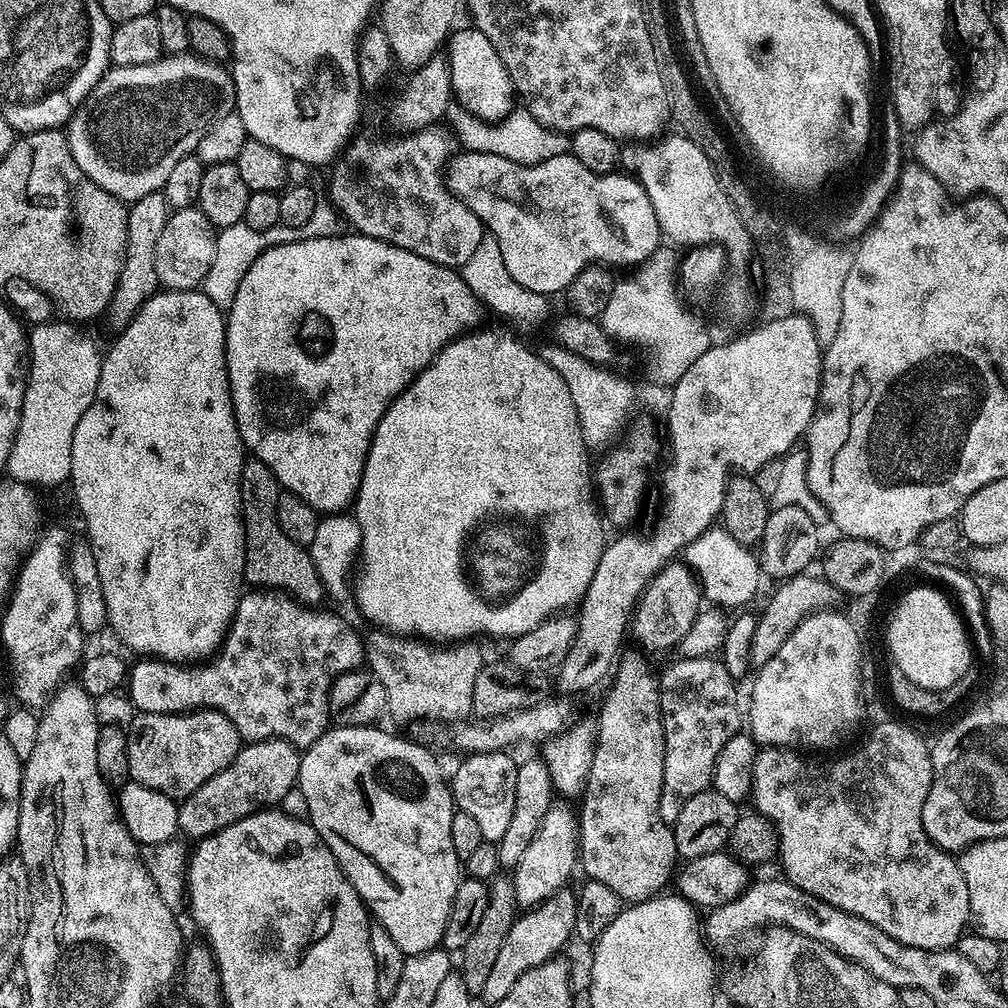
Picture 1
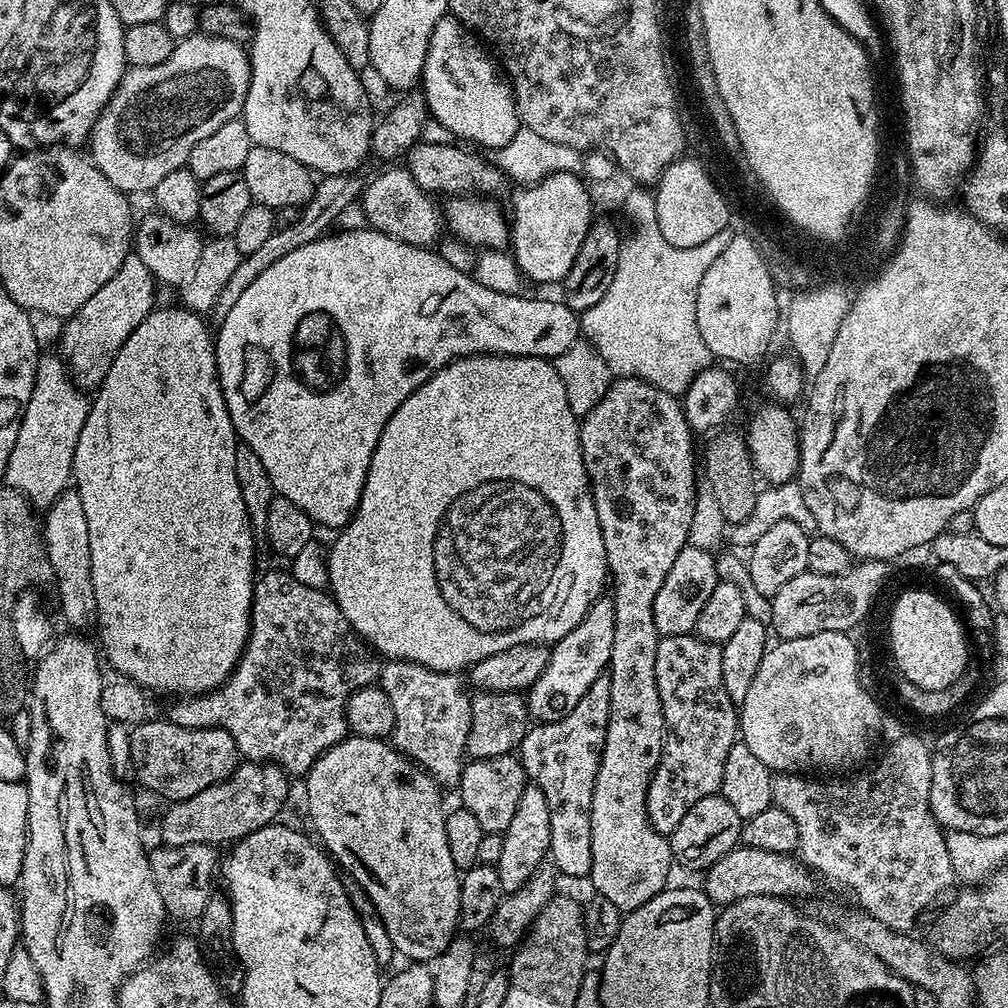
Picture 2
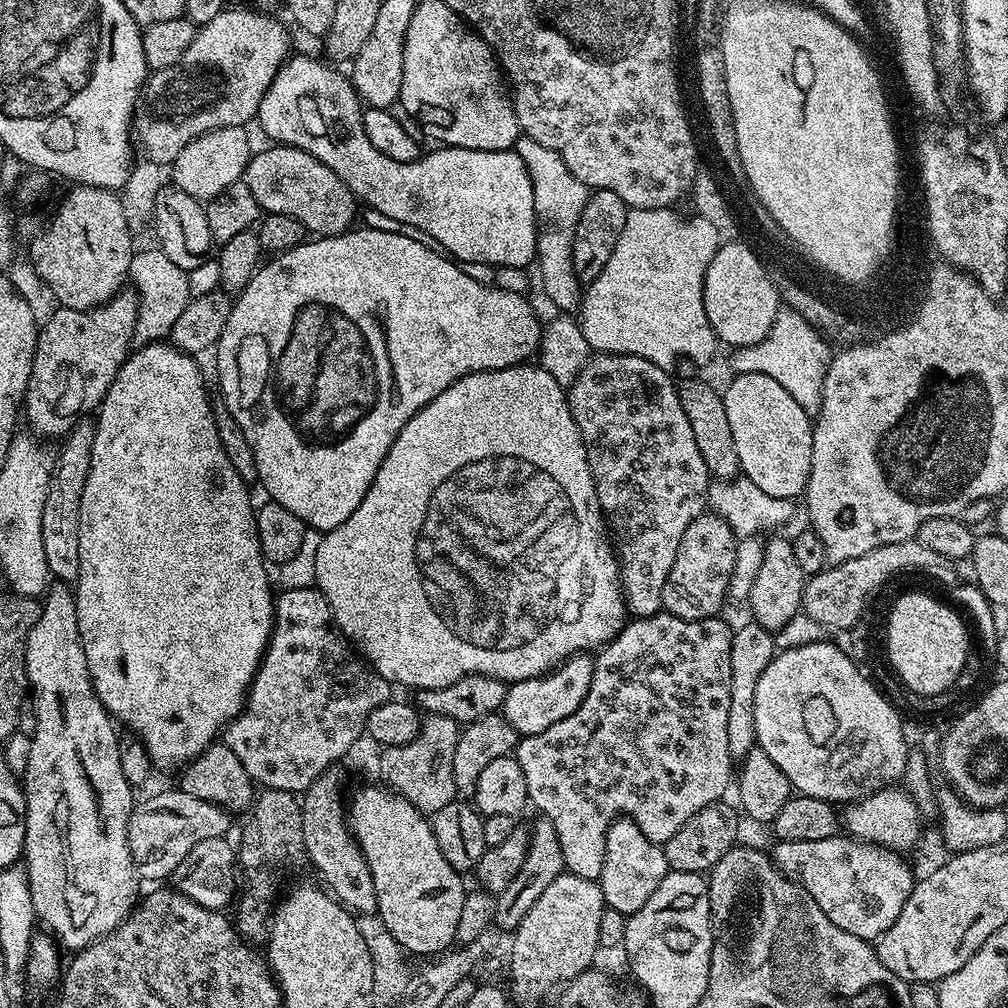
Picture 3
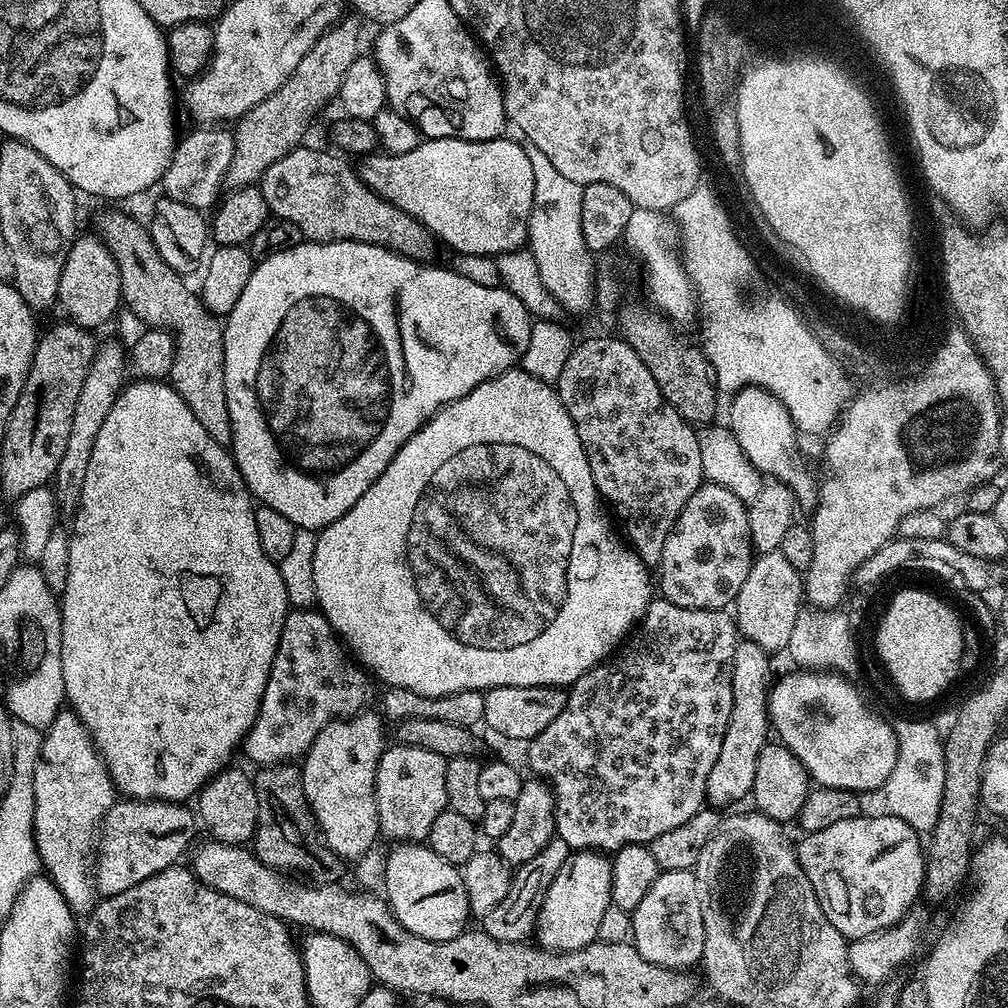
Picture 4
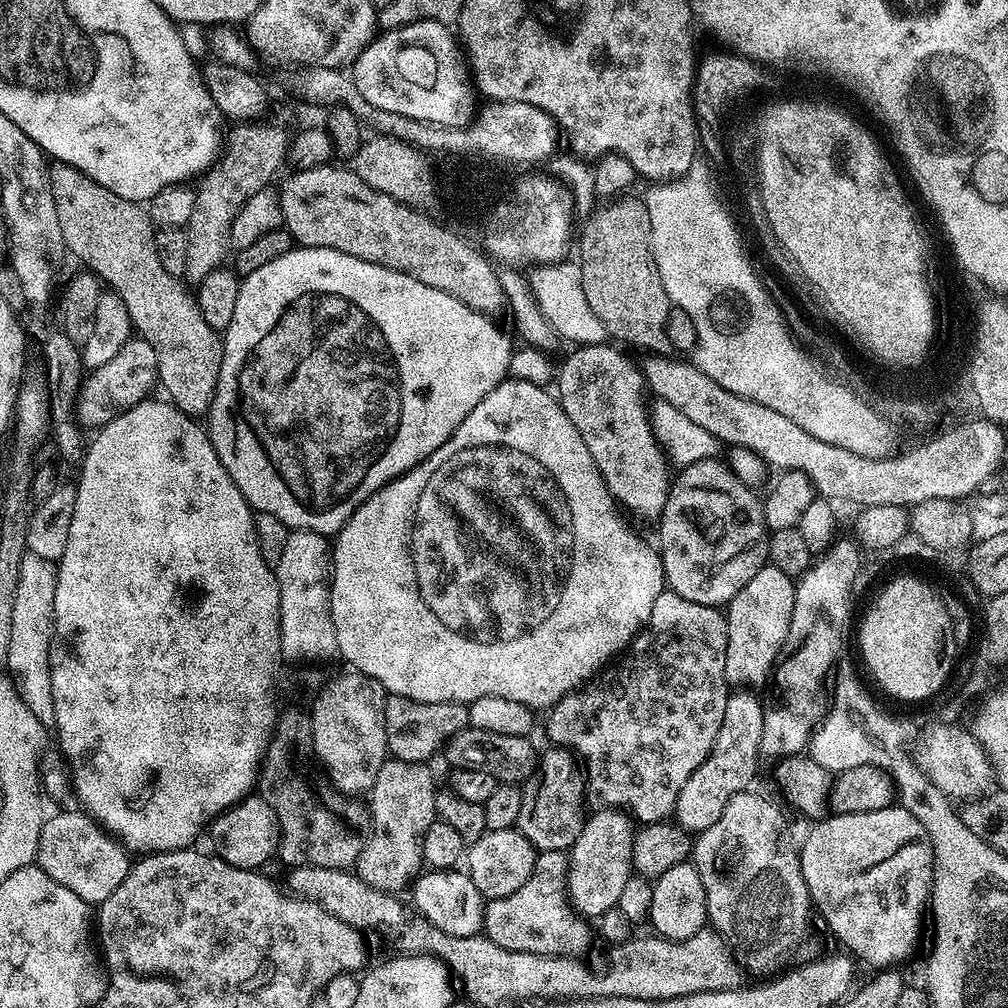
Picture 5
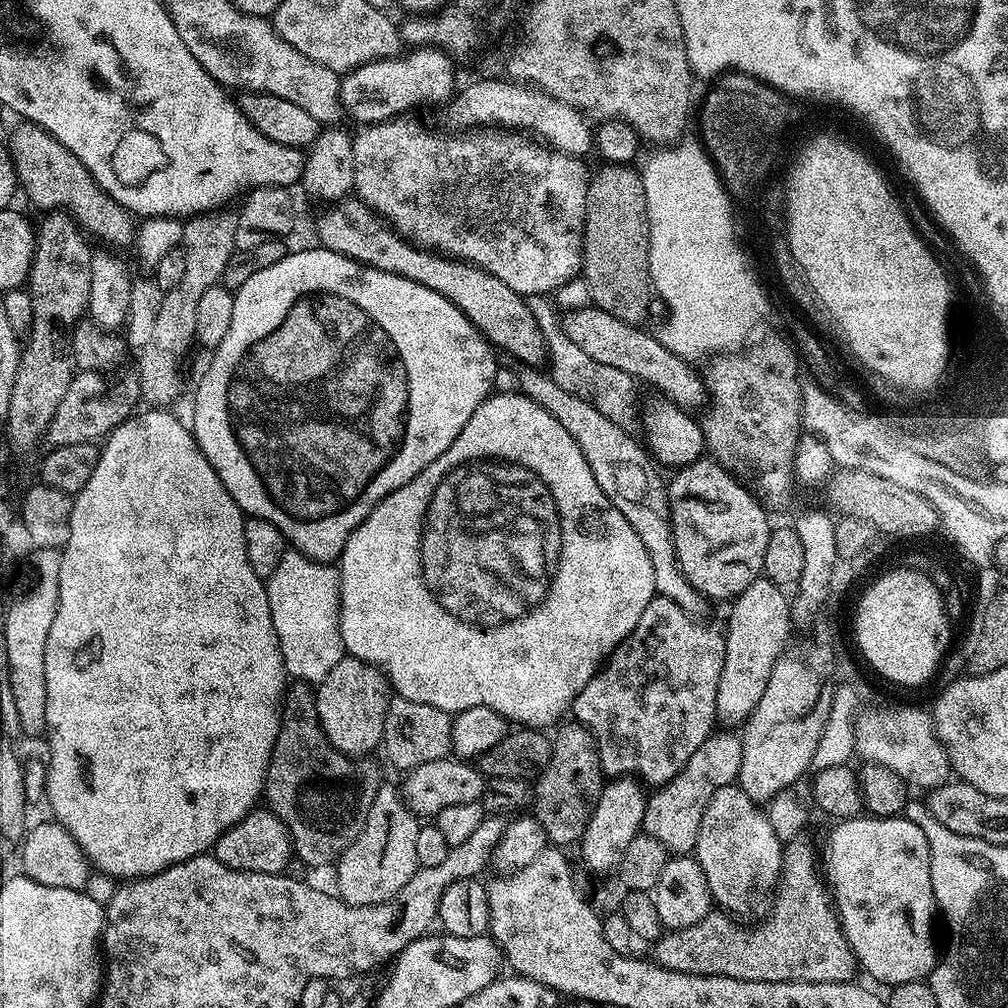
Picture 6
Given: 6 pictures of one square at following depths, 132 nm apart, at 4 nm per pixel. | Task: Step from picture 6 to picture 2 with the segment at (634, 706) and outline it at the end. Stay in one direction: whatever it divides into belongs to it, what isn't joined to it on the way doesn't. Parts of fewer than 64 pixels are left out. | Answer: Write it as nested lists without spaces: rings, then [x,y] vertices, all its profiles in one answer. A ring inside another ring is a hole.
[[[696,634],[687,636],[661,636],[658,654],[654,658],[654,674],[658,682],[658,694],[662,698],[664,715],[664,749],[654,774],[648,779],[646,806],[648,817],[658,834],[671,836],[678,822],[694,806],[694,802],[707,796],[715,796],[722,786],[722,769],[726,766],[726,754],[738,740],[738,706],[726,694],[722,682],[721,645],[700,639]],[[606,674],[598,677],[594,686],[590,686],[590,690],[582,694],[582,702],[578,702],[578,706],[574,706],[574,710],[570,710],[566,718],[558,718],[549,724],[533,723],[518,749],[518,759],[524,767],[525,777],[536,784],[542,794],[546,794],[546,806],[550,806],[548,856],[551,867],[561,877],[587,877],[592,870],[590,806],[604,749],[611,681]]]

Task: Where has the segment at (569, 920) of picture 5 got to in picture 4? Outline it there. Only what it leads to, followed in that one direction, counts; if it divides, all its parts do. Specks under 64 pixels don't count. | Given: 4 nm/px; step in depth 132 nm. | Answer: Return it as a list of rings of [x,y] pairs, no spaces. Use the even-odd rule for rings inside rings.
[[[554,838],[549,844],[542,846],[542,850],[538,850],[538,854],[530,858],[530,862],[519,865],[511,877],[509,892],[505,898],[495,906],[494,910],[490,910],[482,917],[482,930],[485,934],[498,942],[519,944],[527,941],[536,931],[536,919],[546,898],[546,890],[550,890],[550,882],[554,882],[558,870],[562,870],[569,855],[570,850],[566,842]]]

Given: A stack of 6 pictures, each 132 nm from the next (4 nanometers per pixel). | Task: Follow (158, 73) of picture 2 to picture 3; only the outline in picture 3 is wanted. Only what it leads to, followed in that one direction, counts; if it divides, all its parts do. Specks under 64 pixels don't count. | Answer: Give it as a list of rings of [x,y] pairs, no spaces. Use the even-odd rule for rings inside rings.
[[[228,6],[213,21],[197,31],[194,42],[170,66],[161,72],[152,72],[144,81],[132,117],[135,143],[144,151],[143,159],[171,165],[182,150],[196,136],[204,135],[220,127],[244,126],[255,117],[262,98],[274,80],[278,70],[289,59],[288,32],[272,14],[257,12],[247,6]]]

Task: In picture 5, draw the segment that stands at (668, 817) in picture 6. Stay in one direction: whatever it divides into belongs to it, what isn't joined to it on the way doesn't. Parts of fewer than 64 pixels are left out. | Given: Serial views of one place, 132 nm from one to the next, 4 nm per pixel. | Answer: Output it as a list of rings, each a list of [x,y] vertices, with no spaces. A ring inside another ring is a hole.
[[[736,690],[729,695],[726,702],[726,718],[722,718],[722,730],[718,730],[718,738],[702,766],[686,778],[686,786],[682,786],[682,794],[676,803],[675,819],[683,828],[693,834],[705,832],[718,818],[722,818],[722,810],[726,810],[726,802],[734,798],[734,794],[749,791],[753,787],[752,779],[756,776],[756,767],[762,761],[760,743],[764,726],[764,704],[752,690]]]

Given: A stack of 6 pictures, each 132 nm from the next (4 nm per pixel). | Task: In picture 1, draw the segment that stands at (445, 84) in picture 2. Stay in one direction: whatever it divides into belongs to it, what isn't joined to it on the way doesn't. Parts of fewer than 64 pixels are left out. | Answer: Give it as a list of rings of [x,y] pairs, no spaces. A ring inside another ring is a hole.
[[[474,26],[459,28],[451,35],[447,58],[449,59],[452,74],[452,91],[455,99],[463,108],[483,120],[503,120],[509,112],[513,111],[514,89],[512,79],[502,66],[502,58],[498,58],[498,50],[482,30]]]

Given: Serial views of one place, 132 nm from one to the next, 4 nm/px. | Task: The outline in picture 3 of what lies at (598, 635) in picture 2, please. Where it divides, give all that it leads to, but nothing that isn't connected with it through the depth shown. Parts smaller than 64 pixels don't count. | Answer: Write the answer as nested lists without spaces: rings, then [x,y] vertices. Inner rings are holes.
[[[578,652],[542,676],[509,683],[502,715],[520,736],[542,734],[542,730],[554,726],[554,722],[562,722],[562,718],[570,718],[570,714],[582,706],[582,698],[586,698],[586,690],[590,690],[593,674],[593,657],[588,652]]]

